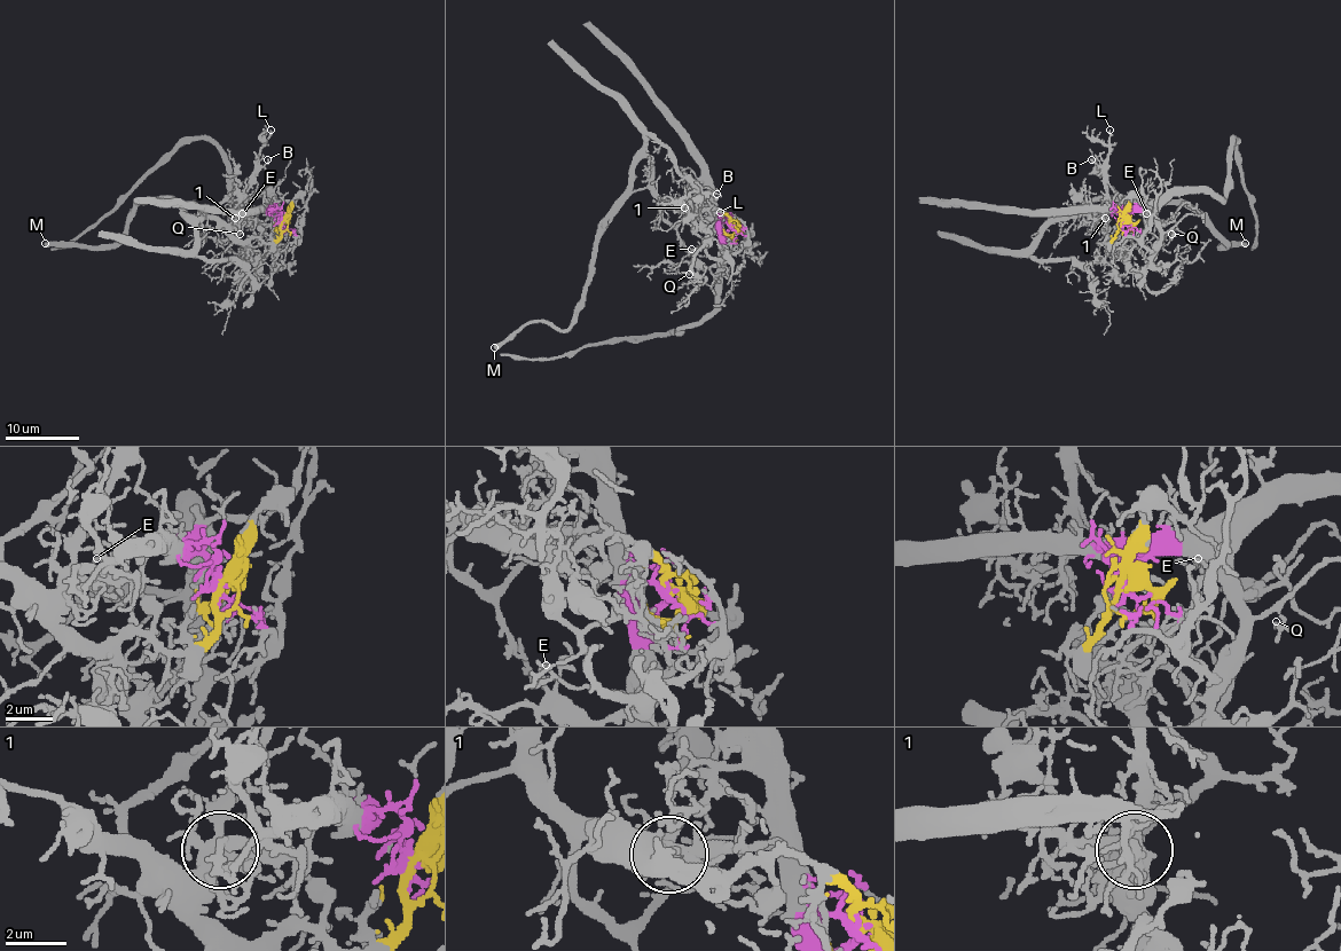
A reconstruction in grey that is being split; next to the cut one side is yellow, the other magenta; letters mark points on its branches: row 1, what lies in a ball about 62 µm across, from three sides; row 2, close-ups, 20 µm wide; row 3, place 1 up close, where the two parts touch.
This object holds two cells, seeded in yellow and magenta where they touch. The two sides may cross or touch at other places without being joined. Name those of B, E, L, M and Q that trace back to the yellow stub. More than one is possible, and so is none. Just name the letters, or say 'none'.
B, L, M

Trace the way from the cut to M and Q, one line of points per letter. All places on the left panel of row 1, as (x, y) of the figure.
M: (282, 222), (280, 236), (268, 242), (235, 241), (197, 207), (147, 199), (116, 244), (44, 242)
Q: (282, 222), (273, 213), (273, 220), (267, 224), (241, 226), (222, 242), (240, 233)

